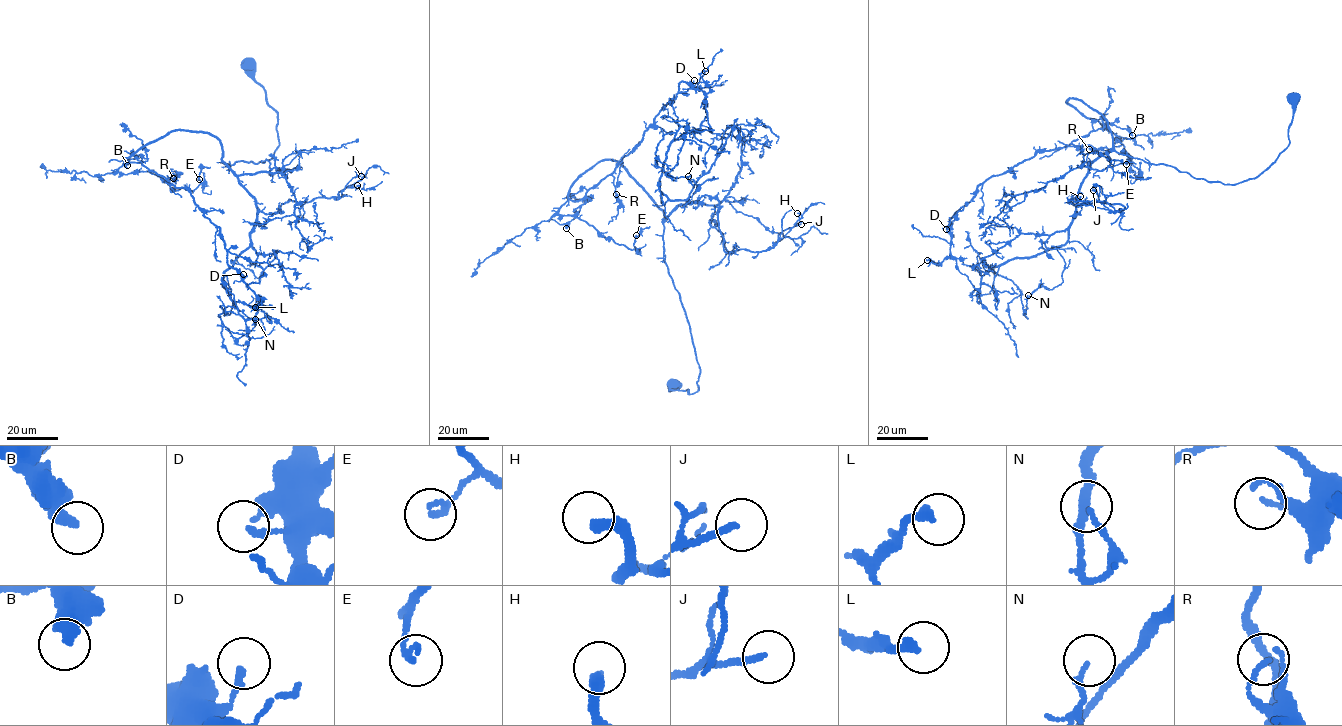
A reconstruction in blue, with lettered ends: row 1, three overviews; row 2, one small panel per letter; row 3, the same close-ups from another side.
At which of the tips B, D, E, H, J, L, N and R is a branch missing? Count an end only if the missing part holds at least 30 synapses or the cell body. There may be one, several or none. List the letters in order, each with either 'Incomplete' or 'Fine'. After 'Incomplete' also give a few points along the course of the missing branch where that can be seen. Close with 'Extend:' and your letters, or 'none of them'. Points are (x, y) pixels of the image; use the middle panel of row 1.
B: Fine
D: Fine
E: Fine
H: Fine
J: Fine
L: Fine
N: Fine
R: Fine
Extend: none of them

